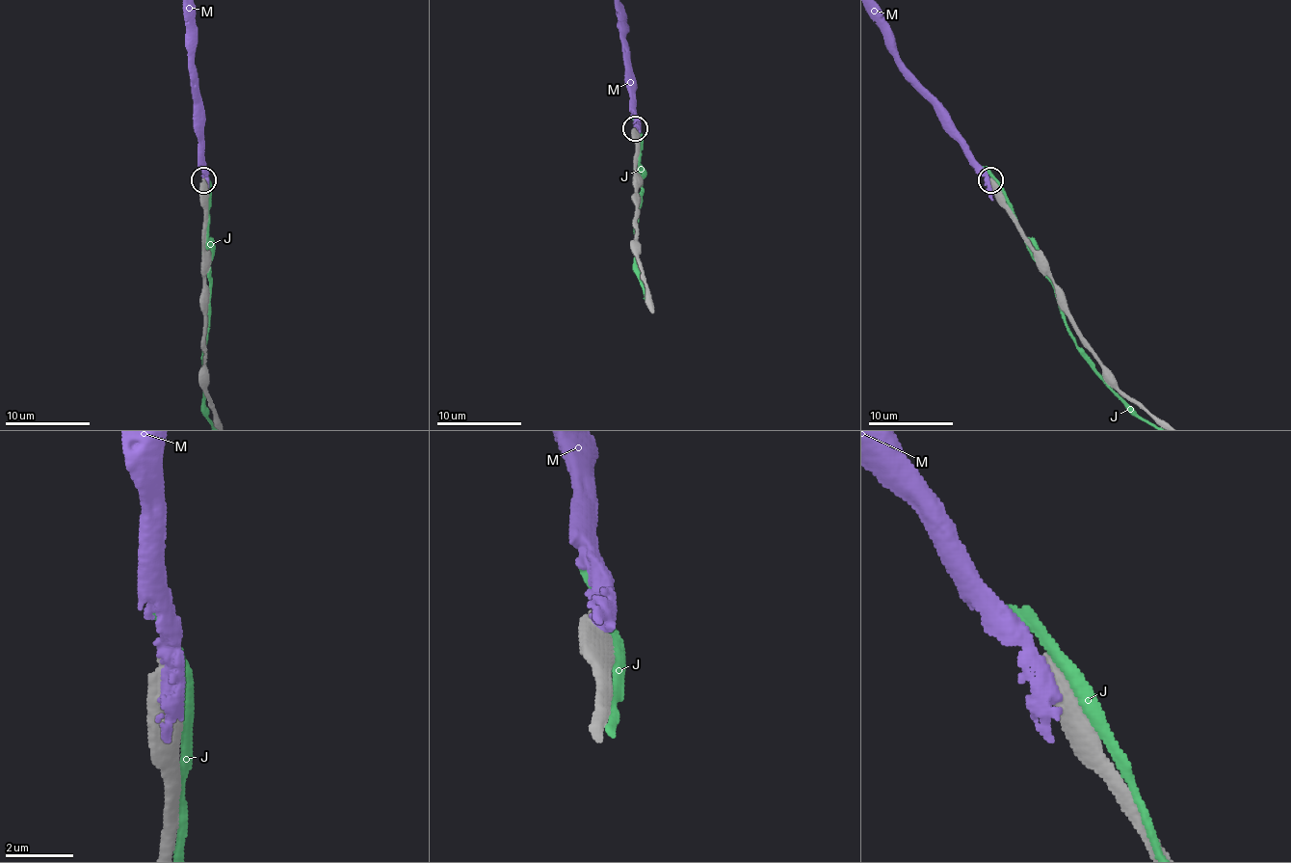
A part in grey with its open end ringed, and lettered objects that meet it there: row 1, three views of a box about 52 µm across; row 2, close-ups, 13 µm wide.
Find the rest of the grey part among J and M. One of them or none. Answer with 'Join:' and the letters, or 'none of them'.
Join: none of them

